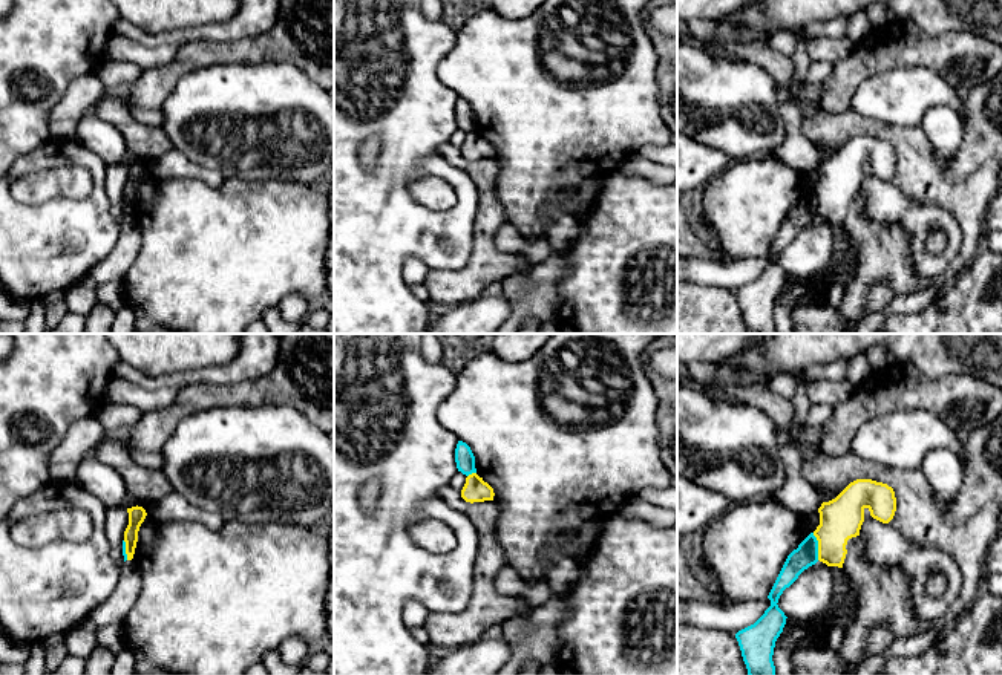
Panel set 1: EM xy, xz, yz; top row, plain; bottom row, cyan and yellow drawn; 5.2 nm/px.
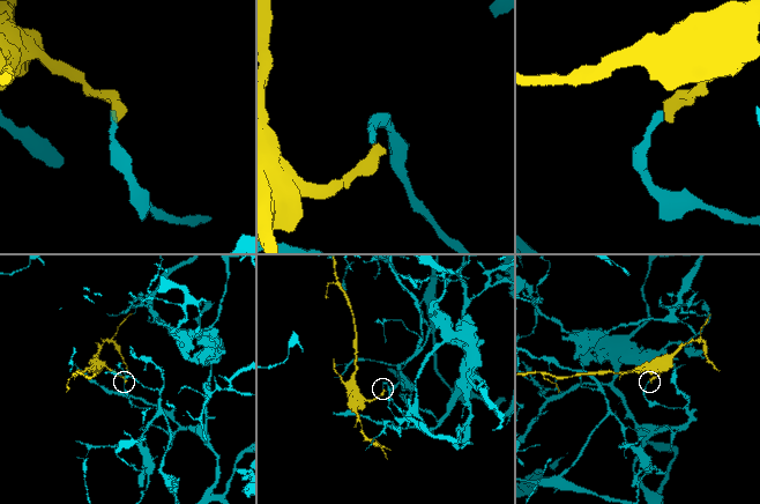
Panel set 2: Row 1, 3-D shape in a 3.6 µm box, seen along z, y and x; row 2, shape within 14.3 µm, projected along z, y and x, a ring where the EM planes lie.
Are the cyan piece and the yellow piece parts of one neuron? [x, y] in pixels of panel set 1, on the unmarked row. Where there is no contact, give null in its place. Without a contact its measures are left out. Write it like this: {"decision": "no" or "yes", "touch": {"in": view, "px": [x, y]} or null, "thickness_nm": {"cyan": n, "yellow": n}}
{"decision": "no", "touch": {"in": "yz", "px": [817, 204]}, "thickness_nm": {"cyan": 120, "yellow": 220}}

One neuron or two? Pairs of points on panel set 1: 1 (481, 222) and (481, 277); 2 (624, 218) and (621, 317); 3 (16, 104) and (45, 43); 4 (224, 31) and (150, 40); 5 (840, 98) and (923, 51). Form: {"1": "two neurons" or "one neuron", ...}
{"1": "one neuron", "2": "one neuron", "3": "one neuron", "4": "one neuron", "5": "one neuron"}

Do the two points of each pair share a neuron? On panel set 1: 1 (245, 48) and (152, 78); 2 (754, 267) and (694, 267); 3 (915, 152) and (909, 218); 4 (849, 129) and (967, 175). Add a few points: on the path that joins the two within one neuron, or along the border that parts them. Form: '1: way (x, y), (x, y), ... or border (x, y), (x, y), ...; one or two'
1: way (222, 52), (196, 54), (175, 69); one
2: way (739, 271), (710, 271); one
3: border (887, 181), (910, 202), (936, 204), (946, 210); two
4: way (878, 130), (895, 135), (938, 175); one

